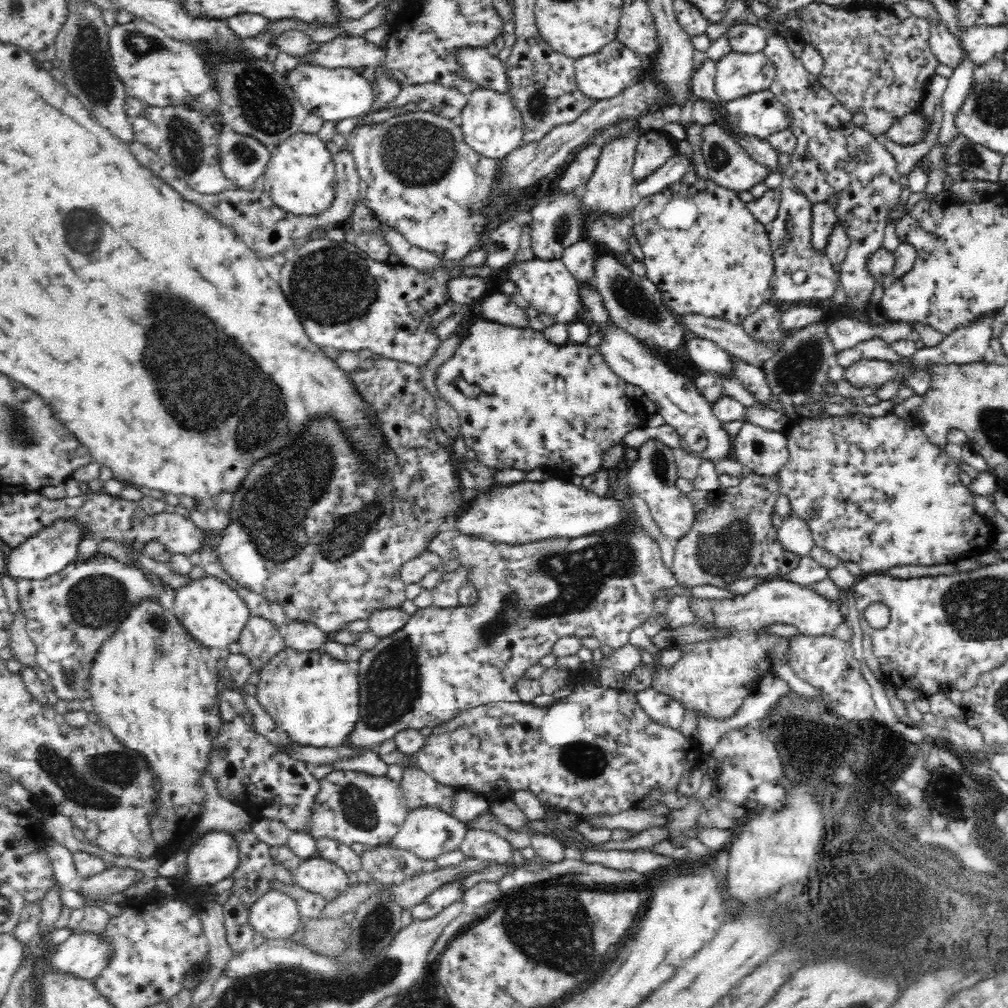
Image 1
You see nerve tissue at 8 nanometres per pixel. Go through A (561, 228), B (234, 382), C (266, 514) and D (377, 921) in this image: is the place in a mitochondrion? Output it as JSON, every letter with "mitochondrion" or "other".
{"A":"mitochondrion","B":"mitochondrion","C":"mitochondrion","D":"mitochondrion"}

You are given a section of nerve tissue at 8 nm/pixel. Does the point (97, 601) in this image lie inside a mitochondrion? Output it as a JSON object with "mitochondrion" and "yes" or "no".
{"mitochondrion":"yes"}

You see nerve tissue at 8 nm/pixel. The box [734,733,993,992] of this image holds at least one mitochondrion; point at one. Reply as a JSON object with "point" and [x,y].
{"point":[909,883]}

